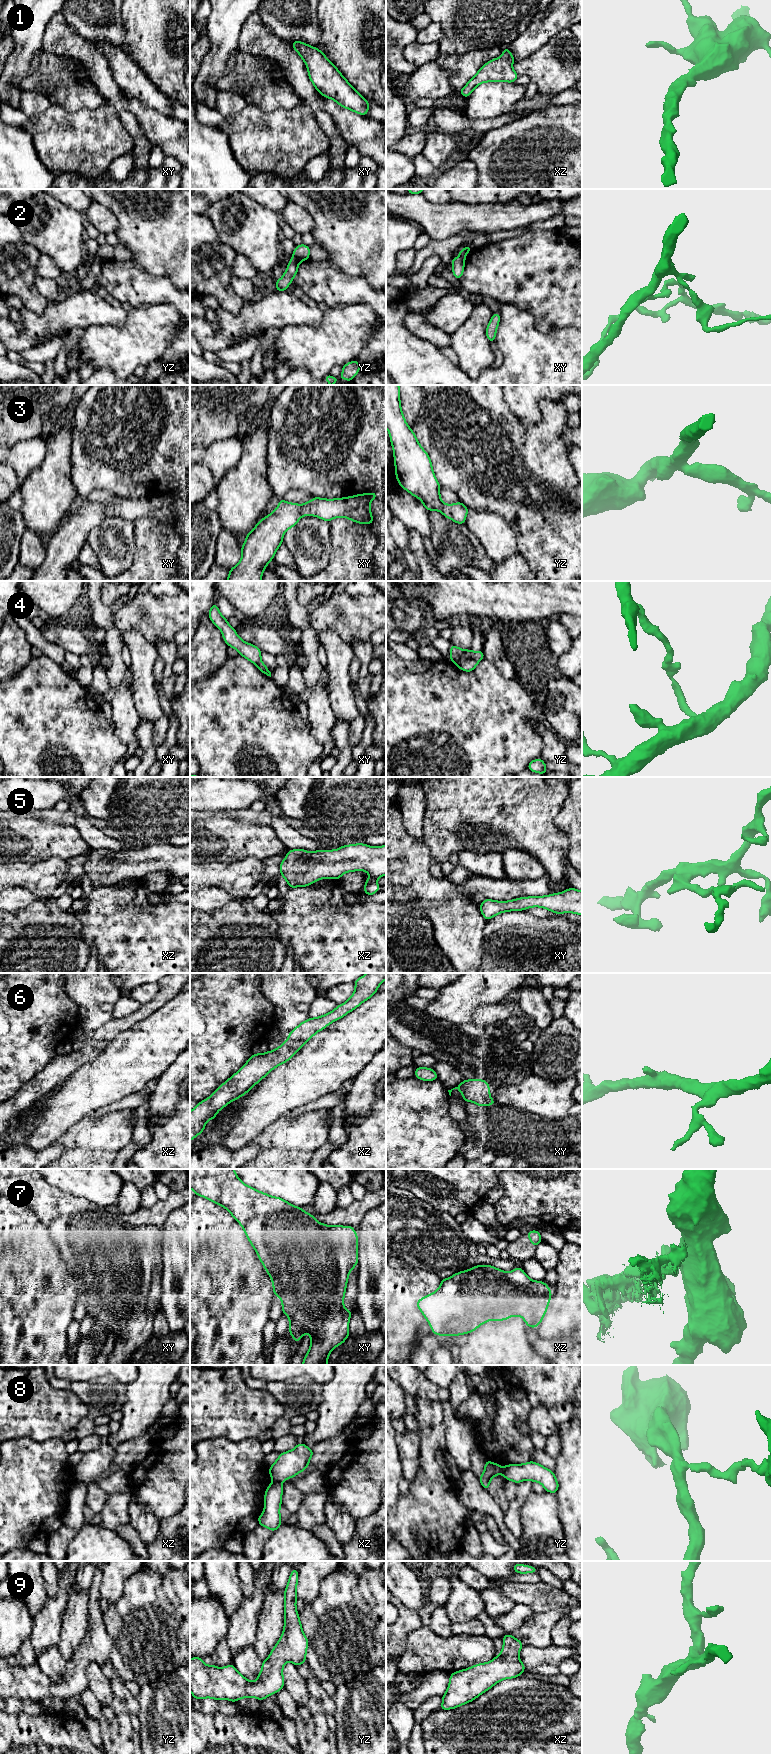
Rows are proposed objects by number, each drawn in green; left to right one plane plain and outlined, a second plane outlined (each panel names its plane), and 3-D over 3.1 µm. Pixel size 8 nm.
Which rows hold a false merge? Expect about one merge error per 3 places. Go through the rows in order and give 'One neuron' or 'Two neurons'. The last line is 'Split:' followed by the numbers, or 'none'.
1: One neuron
2: Two neurons
3: One neuron
4: Two neurons
5: One neuron
6: One neuron
7: One neuron
8: Two neurons
9: One neuron
Split: 2, 4, 8

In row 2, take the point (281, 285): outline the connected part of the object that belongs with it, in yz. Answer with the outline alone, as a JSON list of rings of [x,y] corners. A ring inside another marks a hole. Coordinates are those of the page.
[[[292,257],[288,263],[287,269],[283,277],[275,282],[277,291],[286,291],[287,287],[292,283],[296,276],[300,261],[296,257]]]

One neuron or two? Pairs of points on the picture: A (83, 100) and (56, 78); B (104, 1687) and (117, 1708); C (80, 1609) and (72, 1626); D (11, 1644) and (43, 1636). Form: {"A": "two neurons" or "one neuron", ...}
{"A": "one neuron", "B": "two neurons", "C": "one neuron", "D": "two neurons"}

